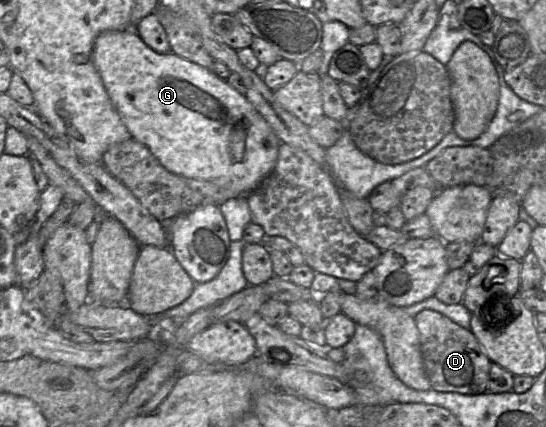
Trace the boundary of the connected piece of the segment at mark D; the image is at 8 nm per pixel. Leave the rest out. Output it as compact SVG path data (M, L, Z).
M425 309L415 316L420 334L420 349L431 388L438 392L479 395L487 391L491 360L471 330L461 327L447 316Z

